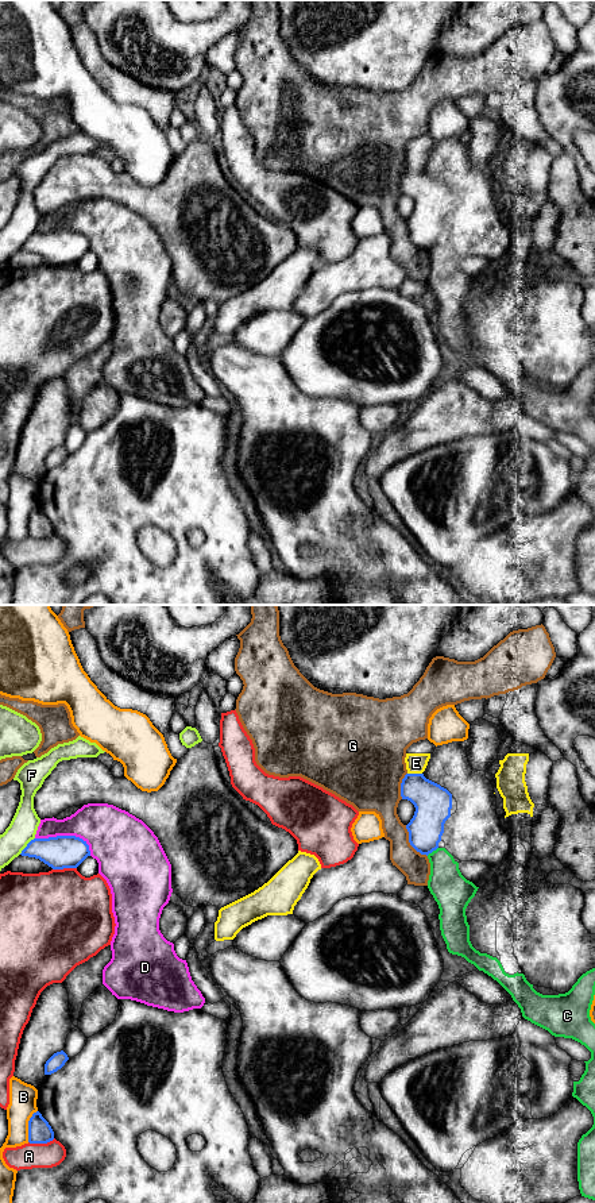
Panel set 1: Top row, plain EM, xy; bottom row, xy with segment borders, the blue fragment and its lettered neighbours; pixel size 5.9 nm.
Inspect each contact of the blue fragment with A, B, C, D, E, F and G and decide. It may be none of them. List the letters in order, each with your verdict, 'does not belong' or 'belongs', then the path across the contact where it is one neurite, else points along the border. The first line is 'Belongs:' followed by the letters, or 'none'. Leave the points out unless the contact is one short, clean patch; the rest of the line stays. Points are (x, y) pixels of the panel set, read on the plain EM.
Belongs: none
A: does not belong
B: does not belong
C: does not belong; border xy (437, 242), (427, 250)
D: does not belong
E: does not belong
F: does not belong
G: does not belong

